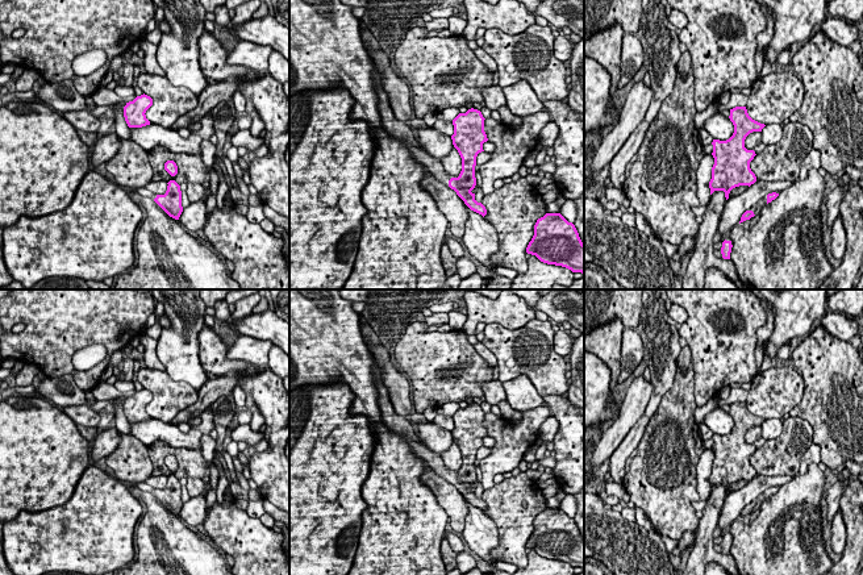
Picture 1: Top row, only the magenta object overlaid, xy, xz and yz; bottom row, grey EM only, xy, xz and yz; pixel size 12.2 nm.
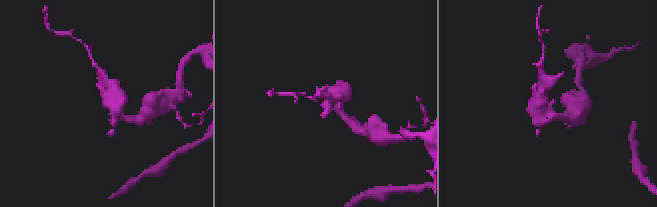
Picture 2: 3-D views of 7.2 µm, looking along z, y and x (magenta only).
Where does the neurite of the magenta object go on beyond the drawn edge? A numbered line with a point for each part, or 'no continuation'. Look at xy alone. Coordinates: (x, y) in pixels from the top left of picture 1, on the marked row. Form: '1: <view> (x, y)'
1: xy (144, 191)

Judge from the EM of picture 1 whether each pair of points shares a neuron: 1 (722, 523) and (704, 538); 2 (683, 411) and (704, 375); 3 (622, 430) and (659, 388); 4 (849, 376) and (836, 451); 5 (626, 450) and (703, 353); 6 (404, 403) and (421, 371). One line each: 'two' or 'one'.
1: two
2: two
3: two
4: one
5: two
6: two

